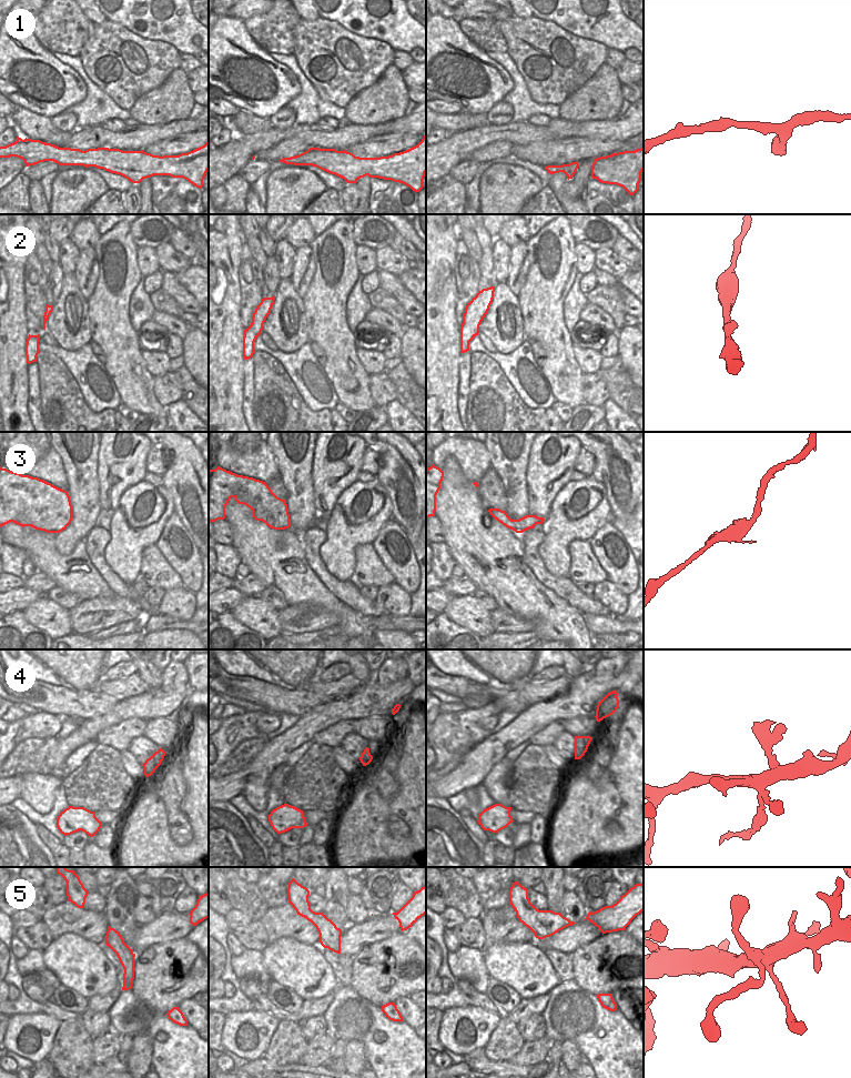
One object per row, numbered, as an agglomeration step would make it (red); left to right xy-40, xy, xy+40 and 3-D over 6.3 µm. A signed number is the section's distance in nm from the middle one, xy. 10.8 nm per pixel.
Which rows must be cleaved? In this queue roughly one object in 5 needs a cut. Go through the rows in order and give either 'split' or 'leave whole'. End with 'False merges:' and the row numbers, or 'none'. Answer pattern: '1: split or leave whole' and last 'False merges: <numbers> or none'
1: leave whole
2: leave whole
3: leave whole
4: split
5: leave whole
False merges: 4

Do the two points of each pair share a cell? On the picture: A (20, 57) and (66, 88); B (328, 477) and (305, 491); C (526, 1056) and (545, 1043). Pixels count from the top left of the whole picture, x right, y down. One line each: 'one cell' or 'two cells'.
A: one cell
B: two cells
C: one cell

